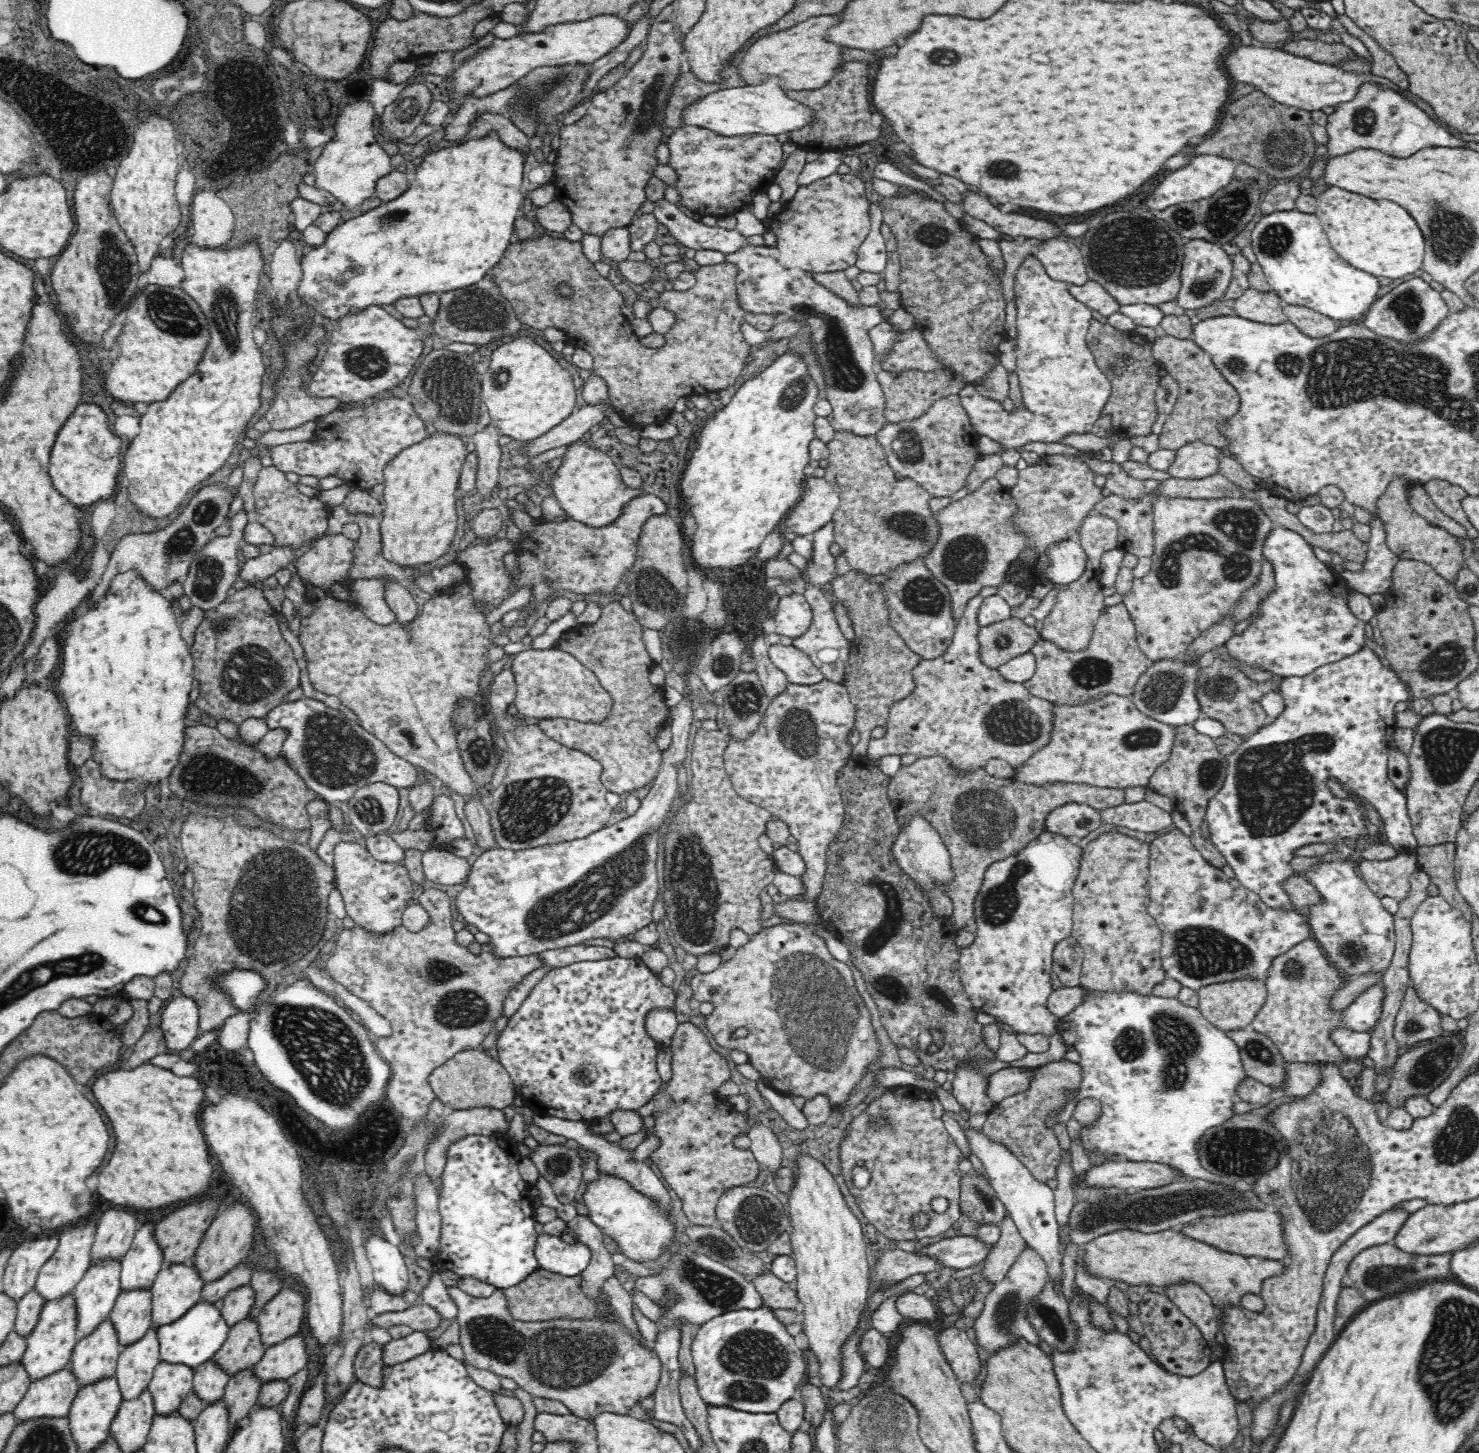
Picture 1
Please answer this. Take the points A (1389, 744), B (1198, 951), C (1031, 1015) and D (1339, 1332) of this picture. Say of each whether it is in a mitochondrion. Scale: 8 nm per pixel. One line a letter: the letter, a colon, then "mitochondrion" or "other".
A: other
B: mitochondrion
C: other
D: other

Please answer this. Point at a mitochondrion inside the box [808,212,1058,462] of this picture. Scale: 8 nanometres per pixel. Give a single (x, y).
(934, 235)

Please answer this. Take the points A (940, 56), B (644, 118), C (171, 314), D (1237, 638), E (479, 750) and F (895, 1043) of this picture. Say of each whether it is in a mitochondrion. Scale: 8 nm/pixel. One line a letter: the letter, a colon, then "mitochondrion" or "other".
A: mitochondrion
B: mitochondrion
C: mitochondrion
D: other
E: mitochondrion
F: other

